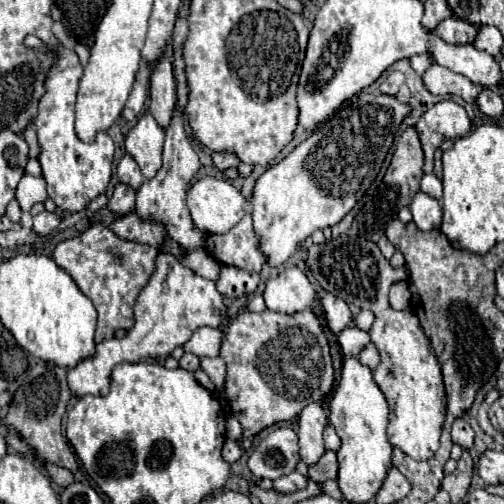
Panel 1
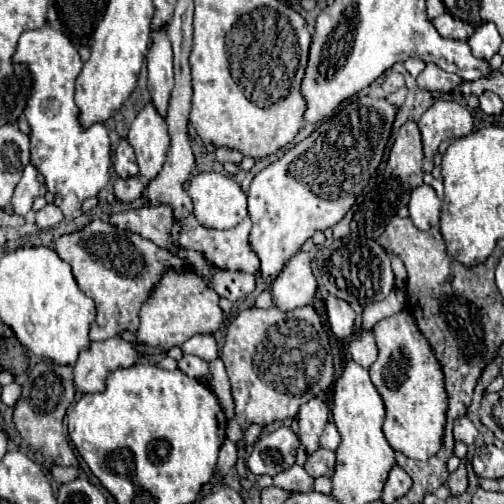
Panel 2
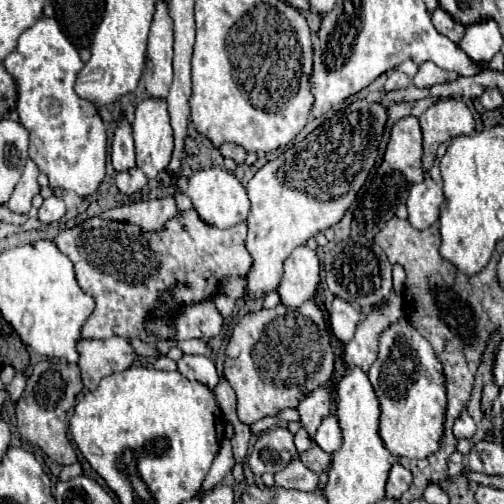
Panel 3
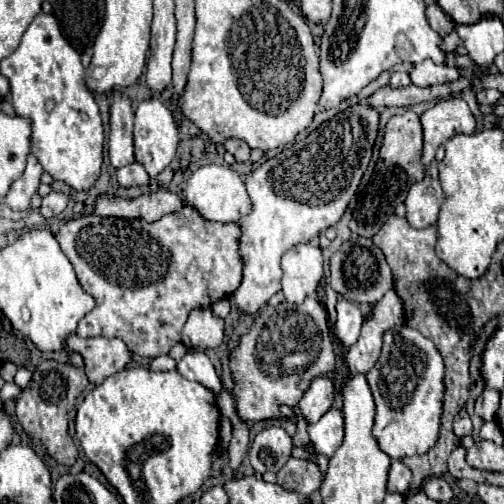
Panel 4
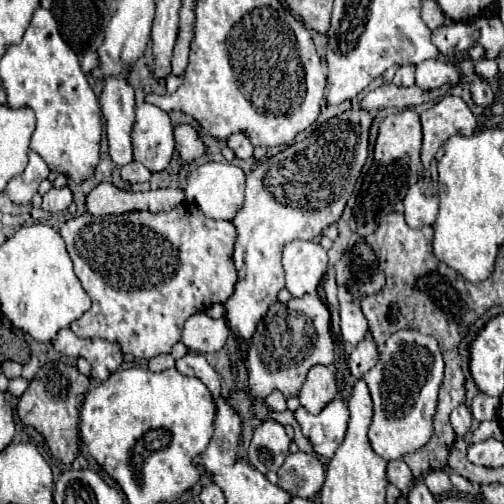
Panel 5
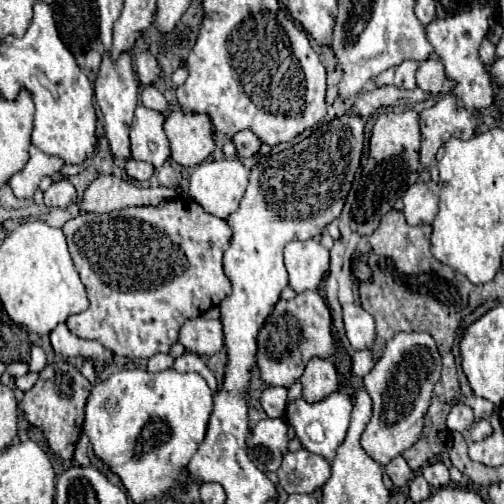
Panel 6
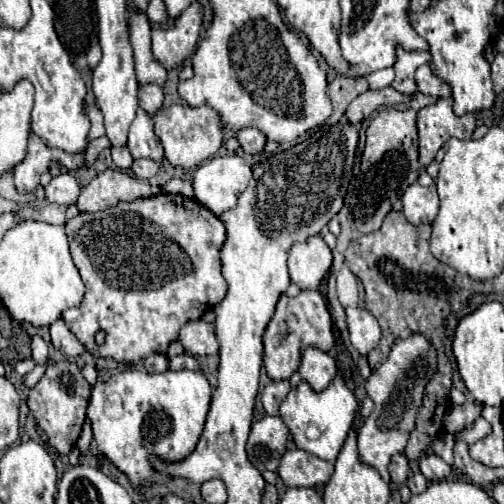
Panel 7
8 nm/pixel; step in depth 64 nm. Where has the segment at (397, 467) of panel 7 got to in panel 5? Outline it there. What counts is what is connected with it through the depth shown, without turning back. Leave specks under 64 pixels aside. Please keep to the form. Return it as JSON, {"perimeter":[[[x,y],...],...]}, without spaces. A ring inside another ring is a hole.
{"perimeter":[[[390,460],[388,462],[388,482],[394,484],[396,488],[400,488],[402,492],[406,492],[412,486],[412,472],[410,468],[404,464],[404,460]]]}

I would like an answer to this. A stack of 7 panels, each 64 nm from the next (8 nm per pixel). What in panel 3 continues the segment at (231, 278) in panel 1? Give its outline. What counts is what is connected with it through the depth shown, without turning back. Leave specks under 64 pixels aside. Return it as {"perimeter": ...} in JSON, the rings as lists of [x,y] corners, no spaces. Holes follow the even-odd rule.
{"perimeter":[[[226,278],[220,282],[218,286],[218,294],[224,294],[232,300],[238,300],[242,296],[248,294],[248,284],[246,284],[246,278]]]}

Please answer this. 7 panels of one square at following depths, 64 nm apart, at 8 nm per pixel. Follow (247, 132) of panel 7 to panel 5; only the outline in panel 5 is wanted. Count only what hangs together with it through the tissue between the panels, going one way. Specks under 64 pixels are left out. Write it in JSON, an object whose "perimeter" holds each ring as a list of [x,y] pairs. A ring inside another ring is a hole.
{"perimeter":[[[234,134],[234,136],[228,138],[226,144],[228,144],[228,148],[236,154],[236,158],[240,158],[240,160],[248,160],[248,158],[252,158],[254,148],[252,148],[248,136],[244,136],[244,134]]]}

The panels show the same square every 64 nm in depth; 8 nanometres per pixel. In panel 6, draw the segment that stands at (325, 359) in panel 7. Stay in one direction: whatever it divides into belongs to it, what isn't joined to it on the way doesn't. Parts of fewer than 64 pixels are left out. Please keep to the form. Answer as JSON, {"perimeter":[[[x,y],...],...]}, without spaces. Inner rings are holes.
{"perimeter":[[[310,360],[302,376],[302,398],[310,404],[320,402],[338,390],[338,374],[330,360]]]}

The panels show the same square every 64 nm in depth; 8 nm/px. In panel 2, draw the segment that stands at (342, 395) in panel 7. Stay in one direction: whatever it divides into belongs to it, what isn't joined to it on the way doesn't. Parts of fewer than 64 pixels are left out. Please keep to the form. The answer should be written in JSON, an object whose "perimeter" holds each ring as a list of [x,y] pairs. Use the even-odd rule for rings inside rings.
{"perimeter":[[[332,422],[326,424],[320,442],[322,442],[322,448],[326,448],[326,450],[336,450],[340,446],[340,434],[336,432],[336,426]]]}

